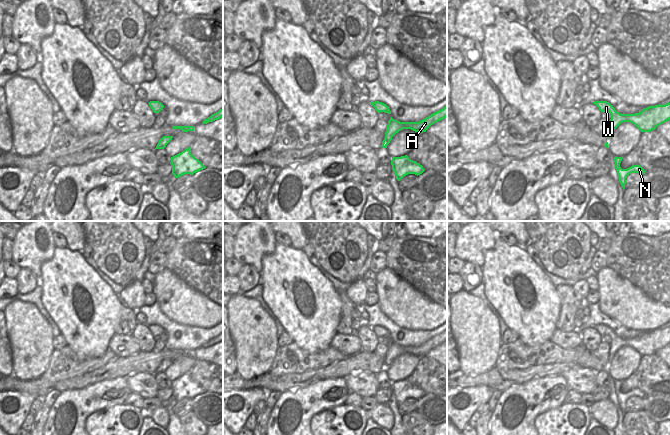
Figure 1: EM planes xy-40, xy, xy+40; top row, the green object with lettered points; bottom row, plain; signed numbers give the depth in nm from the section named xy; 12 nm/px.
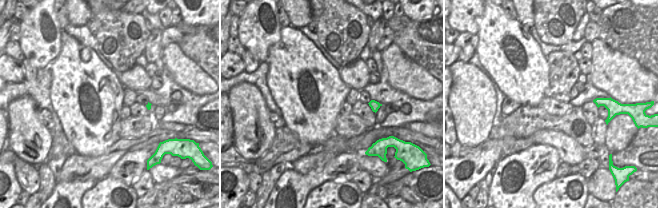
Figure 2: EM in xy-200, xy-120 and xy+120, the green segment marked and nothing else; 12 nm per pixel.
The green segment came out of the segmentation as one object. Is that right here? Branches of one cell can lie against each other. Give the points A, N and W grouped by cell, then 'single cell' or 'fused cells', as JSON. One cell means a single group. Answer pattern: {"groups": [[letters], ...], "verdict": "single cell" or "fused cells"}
{"groups": [["A", "W"], ["N"]], "verdict": "fused cells"}

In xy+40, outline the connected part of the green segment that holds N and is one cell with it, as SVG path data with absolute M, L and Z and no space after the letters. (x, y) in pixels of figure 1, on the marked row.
M614 157L615 169L618 174L619 182L623 189L625 189L626 178L631 173L645 174L645 170L640 165L633 165L627 169L622 169L620 163L623 157Z

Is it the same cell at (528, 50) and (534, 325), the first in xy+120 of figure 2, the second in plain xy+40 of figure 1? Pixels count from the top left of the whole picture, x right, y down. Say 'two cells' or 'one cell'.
one cell

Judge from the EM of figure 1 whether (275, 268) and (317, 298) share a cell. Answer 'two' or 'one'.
one

